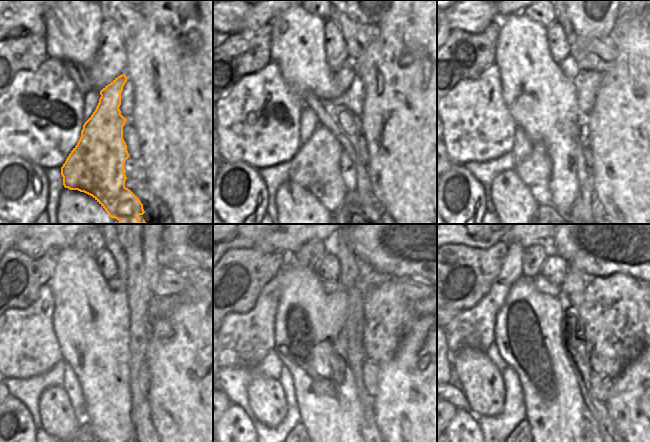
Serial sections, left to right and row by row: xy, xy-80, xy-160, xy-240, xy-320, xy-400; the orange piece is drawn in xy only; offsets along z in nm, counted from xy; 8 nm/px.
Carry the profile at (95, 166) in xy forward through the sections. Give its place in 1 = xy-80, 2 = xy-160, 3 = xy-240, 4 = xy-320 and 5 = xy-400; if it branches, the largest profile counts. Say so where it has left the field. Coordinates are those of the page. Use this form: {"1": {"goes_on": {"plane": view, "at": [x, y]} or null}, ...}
{"1": {"goes_on": {"plane": "xy-80", "at": [315, 166]}}, "2": {"goes_on": {"plane": "xy-160", "at": [535, 172]}}, "3": {"goes_on": {"plane": "xy-240", "at": [115, 283]}}, "4": {"goes_on": {"plane": "xy-320", "at": [329, 286]}}, "5": {"goes_on": {"plane": "xy-400", "at": [544, 286]}}}

